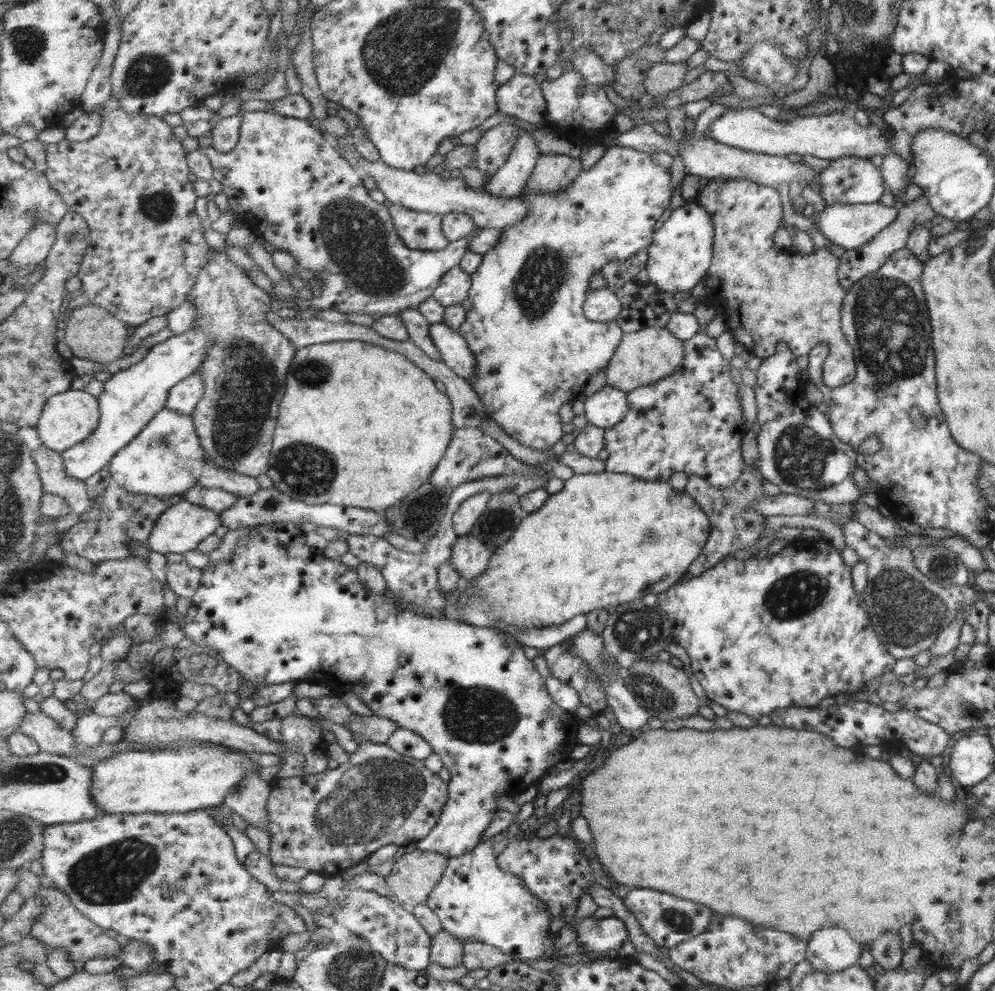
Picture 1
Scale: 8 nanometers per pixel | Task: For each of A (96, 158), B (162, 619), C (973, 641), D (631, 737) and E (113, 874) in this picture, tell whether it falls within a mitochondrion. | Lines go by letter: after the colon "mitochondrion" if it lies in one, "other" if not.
A: other
B: other
C: other
D: other
E: mitochondrion

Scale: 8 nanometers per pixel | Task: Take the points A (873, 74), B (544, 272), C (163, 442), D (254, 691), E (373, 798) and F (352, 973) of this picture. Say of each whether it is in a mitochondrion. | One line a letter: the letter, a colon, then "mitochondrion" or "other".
A: other
B: mitochondrion
C: mitochondrion
D: other
E: mitochondrion
F: mitochondrion

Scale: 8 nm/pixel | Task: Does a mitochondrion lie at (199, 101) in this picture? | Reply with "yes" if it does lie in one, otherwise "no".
no

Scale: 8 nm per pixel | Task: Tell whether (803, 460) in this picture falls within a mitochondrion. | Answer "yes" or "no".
yes

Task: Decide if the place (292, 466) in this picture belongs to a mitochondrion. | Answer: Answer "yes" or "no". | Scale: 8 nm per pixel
yes

